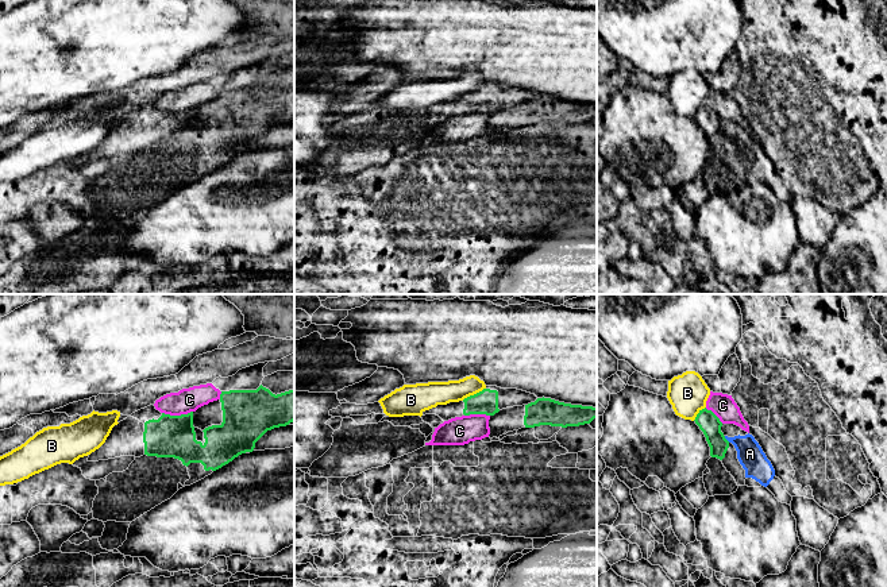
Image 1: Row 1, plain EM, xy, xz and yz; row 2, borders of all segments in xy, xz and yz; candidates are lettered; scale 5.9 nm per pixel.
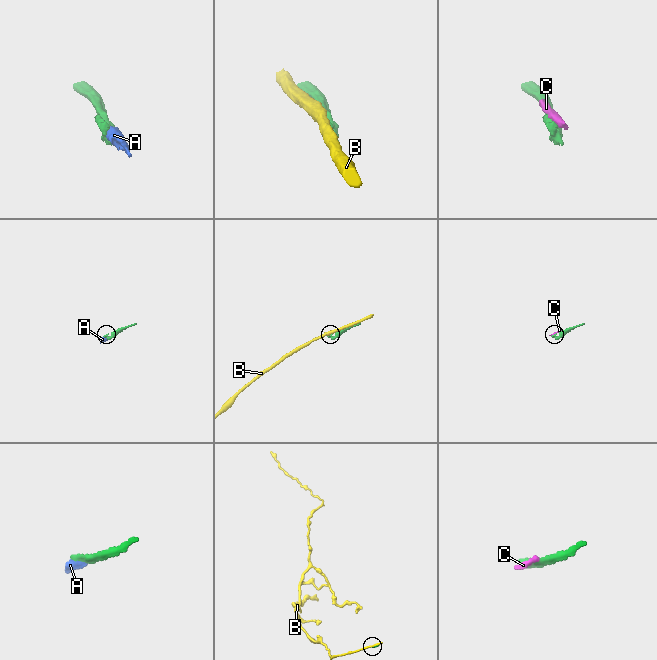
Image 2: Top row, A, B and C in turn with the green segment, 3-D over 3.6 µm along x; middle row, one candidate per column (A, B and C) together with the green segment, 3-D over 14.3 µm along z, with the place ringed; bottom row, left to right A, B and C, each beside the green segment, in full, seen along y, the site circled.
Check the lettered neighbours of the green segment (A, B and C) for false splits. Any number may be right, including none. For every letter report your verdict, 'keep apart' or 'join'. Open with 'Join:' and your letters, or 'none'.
Join: A
A: join
B: keep apart
C: keep apart

